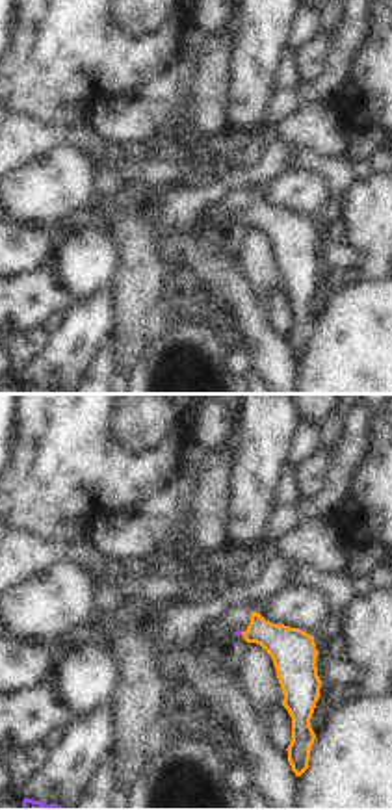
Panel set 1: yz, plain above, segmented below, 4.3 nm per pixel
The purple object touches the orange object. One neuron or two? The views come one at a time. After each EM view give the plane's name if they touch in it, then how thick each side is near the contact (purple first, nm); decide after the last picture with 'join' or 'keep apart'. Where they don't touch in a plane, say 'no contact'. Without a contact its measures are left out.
no contact

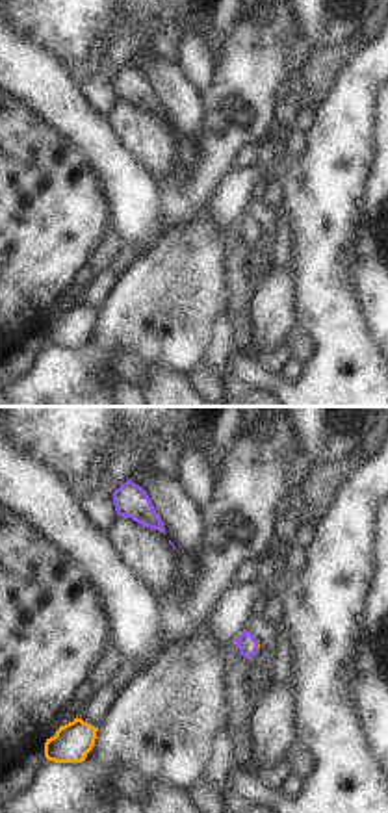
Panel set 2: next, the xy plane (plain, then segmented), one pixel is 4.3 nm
no contact

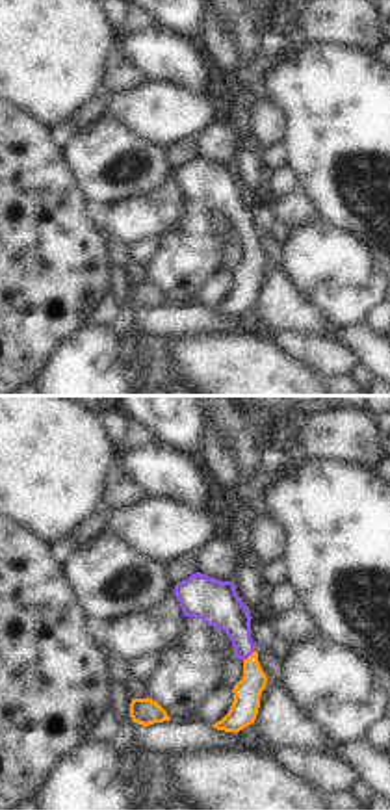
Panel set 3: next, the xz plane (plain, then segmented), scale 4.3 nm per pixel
xz | 180/120 nm

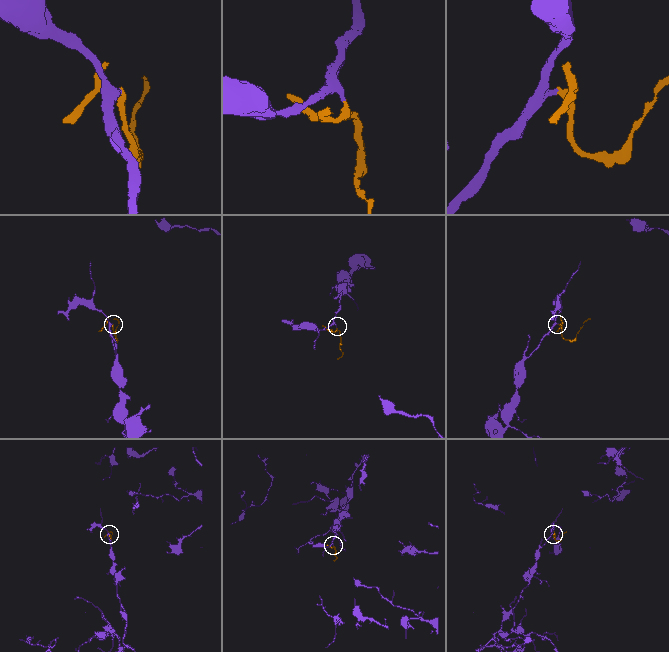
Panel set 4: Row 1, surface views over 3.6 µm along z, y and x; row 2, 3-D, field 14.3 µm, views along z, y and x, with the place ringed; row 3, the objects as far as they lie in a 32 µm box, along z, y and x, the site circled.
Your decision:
join

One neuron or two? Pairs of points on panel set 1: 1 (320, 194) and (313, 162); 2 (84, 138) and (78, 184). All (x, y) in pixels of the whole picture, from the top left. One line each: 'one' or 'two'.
1: two
2: two

